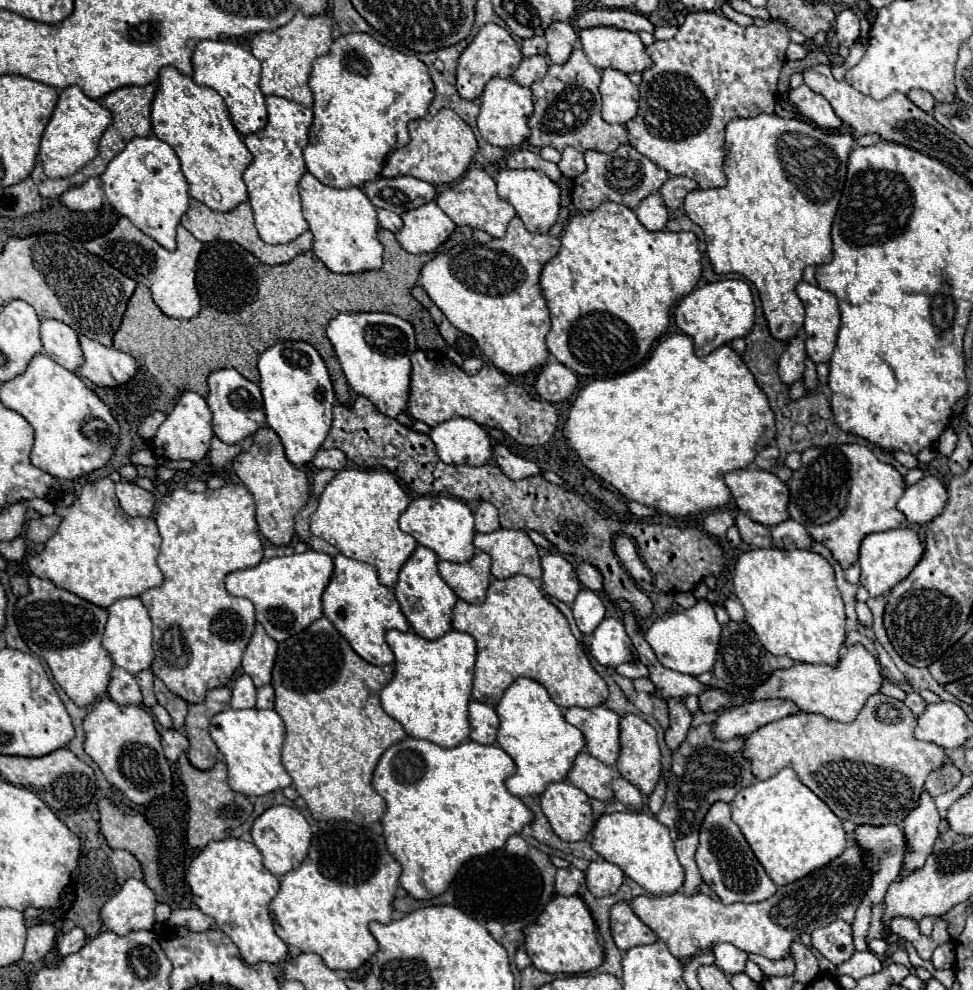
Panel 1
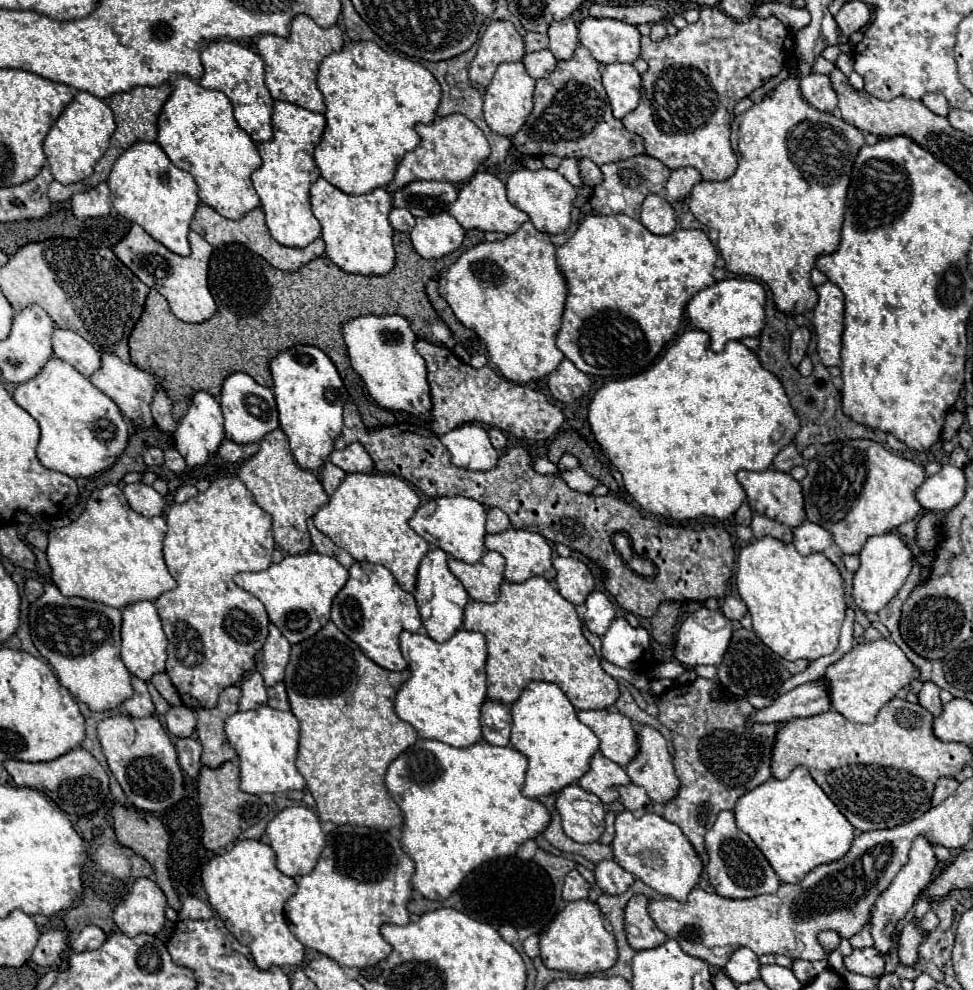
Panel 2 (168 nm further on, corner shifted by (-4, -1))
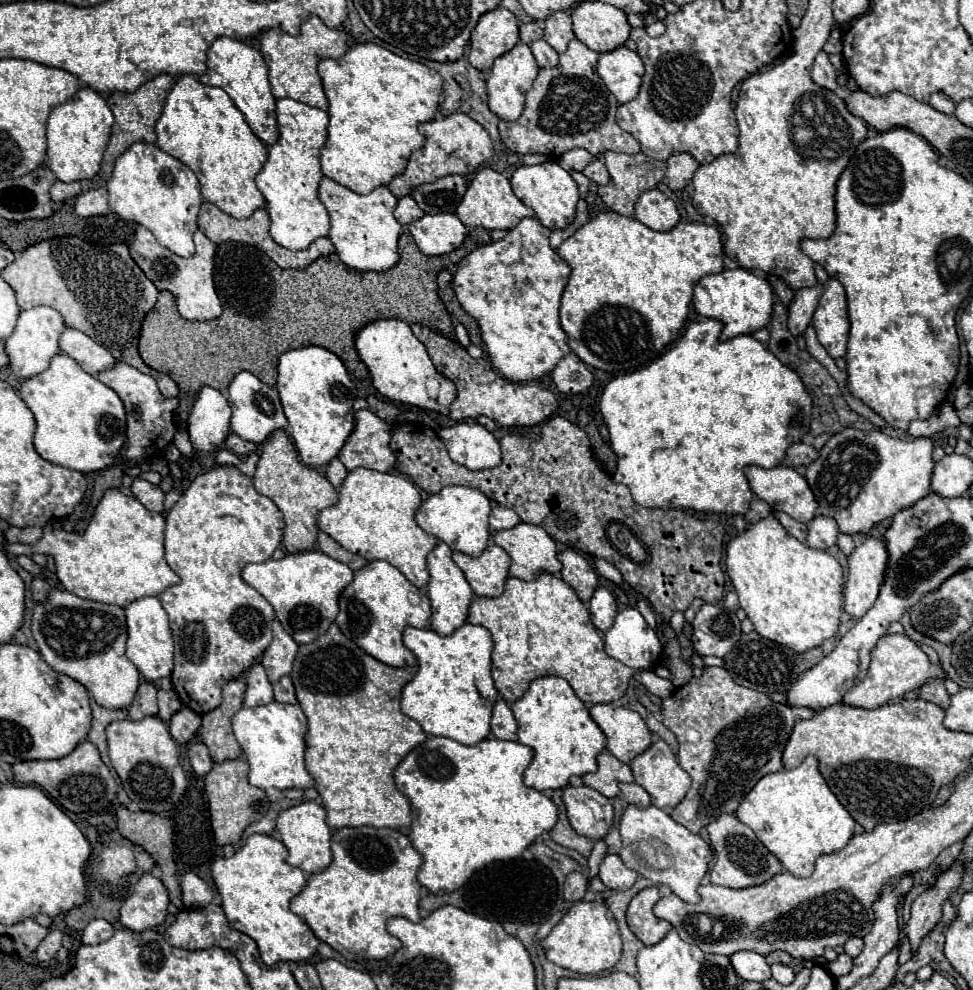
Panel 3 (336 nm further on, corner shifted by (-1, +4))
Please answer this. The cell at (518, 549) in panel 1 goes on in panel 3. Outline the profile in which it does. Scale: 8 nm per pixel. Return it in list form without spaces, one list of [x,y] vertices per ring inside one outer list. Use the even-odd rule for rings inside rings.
[[[518,523],[512,529],[502,529],[494,535],[494,543],[510,555],[512,577],[534,581],[540,573],[558,575],[562,569],[554,539],[538,525]]]

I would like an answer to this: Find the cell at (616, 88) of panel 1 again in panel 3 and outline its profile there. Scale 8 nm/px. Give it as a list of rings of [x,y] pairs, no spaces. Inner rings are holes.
[[[622,45],[612,51],[600,53],[596,71],[606,87],[616,95],[618,103],[628,103],[638,95],[644,75],[644,63],[636,51]]]

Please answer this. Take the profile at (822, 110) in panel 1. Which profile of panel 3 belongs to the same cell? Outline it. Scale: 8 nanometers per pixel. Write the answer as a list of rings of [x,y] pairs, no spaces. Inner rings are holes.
[[[820,51],[816,55],[816,61],[814,61],[814,69],[812,69],[812,81],[818,83],[820,87],[826,87],[830,91],[836,91],[838,83],[836,83],[836,69],[832,67],[830,59],[828,59],[828,53]]]

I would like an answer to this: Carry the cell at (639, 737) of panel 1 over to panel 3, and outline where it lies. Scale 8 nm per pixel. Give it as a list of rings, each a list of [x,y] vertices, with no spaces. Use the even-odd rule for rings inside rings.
[[[656,739],[630,763],[630,767],[634,781],[650,793],[652,805],[660,809],[674,809],[692,783],[690,775],[676,763],[674,753],[662,739]]]

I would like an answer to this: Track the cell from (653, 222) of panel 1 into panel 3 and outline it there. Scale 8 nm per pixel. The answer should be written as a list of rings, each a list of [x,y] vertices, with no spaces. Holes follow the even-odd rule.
[[[660,189],[644,191],[638,197],[634,217],[654,231],[670,231],[680,221],[674,201],[668,199]]]

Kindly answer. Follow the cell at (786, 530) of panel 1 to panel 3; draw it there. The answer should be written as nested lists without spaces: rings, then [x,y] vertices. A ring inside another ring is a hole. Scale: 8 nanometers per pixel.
[[[814,517],[808,523],[808,547],[830,549],[838,539],[838,523],[832,517]]]

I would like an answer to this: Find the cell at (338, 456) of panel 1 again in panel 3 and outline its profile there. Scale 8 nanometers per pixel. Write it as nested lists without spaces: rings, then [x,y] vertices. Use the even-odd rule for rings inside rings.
[[[368,409],[356,413],[356,427],[342,447],[338,459],[348,471],[366,467],[374,471],[394,471],[396,455],[390,449],[392,425]]]

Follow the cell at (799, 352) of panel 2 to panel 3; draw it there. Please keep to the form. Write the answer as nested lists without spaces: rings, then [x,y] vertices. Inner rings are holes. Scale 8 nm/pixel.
[[[815,264],[815,274],[818,283],[814,287],[806,287],[806,289],[798,289],[794,293],[792,303],[788,305],[788,329],[792,335],[800,335],[804,333],[804,329],[810,325],[812,315],[818,307],[818,301],[822,297],[822,289],[824,289],[824,281],[828,281],[828,273],[824,271],[824,267]]]

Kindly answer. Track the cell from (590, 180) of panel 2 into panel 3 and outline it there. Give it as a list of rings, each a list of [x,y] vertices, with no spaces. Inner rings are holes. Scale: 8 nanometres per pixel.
[[[600,159],[588,163],[586,169],[584,169],[584,175],[586,175],[588,179],[596,181],[598,185],[606,185],[606,183],[610,183],[610,173],[608,173],[606,165],[604,165]]]

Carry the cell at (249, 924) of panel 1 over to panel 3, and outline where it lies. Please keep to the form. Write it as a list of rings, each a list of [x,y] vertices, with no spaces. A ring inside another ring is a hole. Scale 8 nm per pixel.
[[[250,835],[240,851],[236,851],[232,857],[214,861],[212,865],[212,877],[222,897],[222,909],[226,913],[228,923],[256,941],[262,961],[266,965],[274,965],[280,961],[308,961],[320,945],[318,937],[308,927],[308,923],[290,911],[290,901],[306,887],[308,875],[302,869],[286,863],[286,857],[288,857],[288,849],[280,839],[272,835]]]

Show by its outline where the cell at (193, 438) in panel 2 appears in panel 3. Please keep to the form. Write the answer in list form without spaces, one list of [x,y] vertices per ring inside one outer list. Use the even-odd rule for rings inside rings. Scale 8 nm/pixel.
[[[202,387],[188,417],[188,433],[194,449],[214,451],[230,433],[232,409],[226,395],[212,387]]]

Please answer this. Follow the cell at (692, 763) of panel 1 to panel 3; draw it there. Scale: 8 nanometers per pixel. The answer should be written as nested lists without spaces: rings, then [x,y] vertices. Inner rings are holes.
[[[708,667],[700,679],[694,679],[674,691],[672,697],[662,703],[662,723],[676,735],[680,751],[678,763],[692,777],[692,785],[686,797],[674,807],[672,819],[684,825],[688,831],[698,833],[704,825],[716,821],[724,813],[734,813],[746,793],[768,773],[782,769],[782,751],[790,739],[794,723],[800,719],[814,717],[816,711],[806,707],[790,707],[782,703],[774,703],[766,693],[758,693],[754,689],[746,689],[726,673],[724,667]],[[688,731],[696,731],[698,741],[688,741]]]

